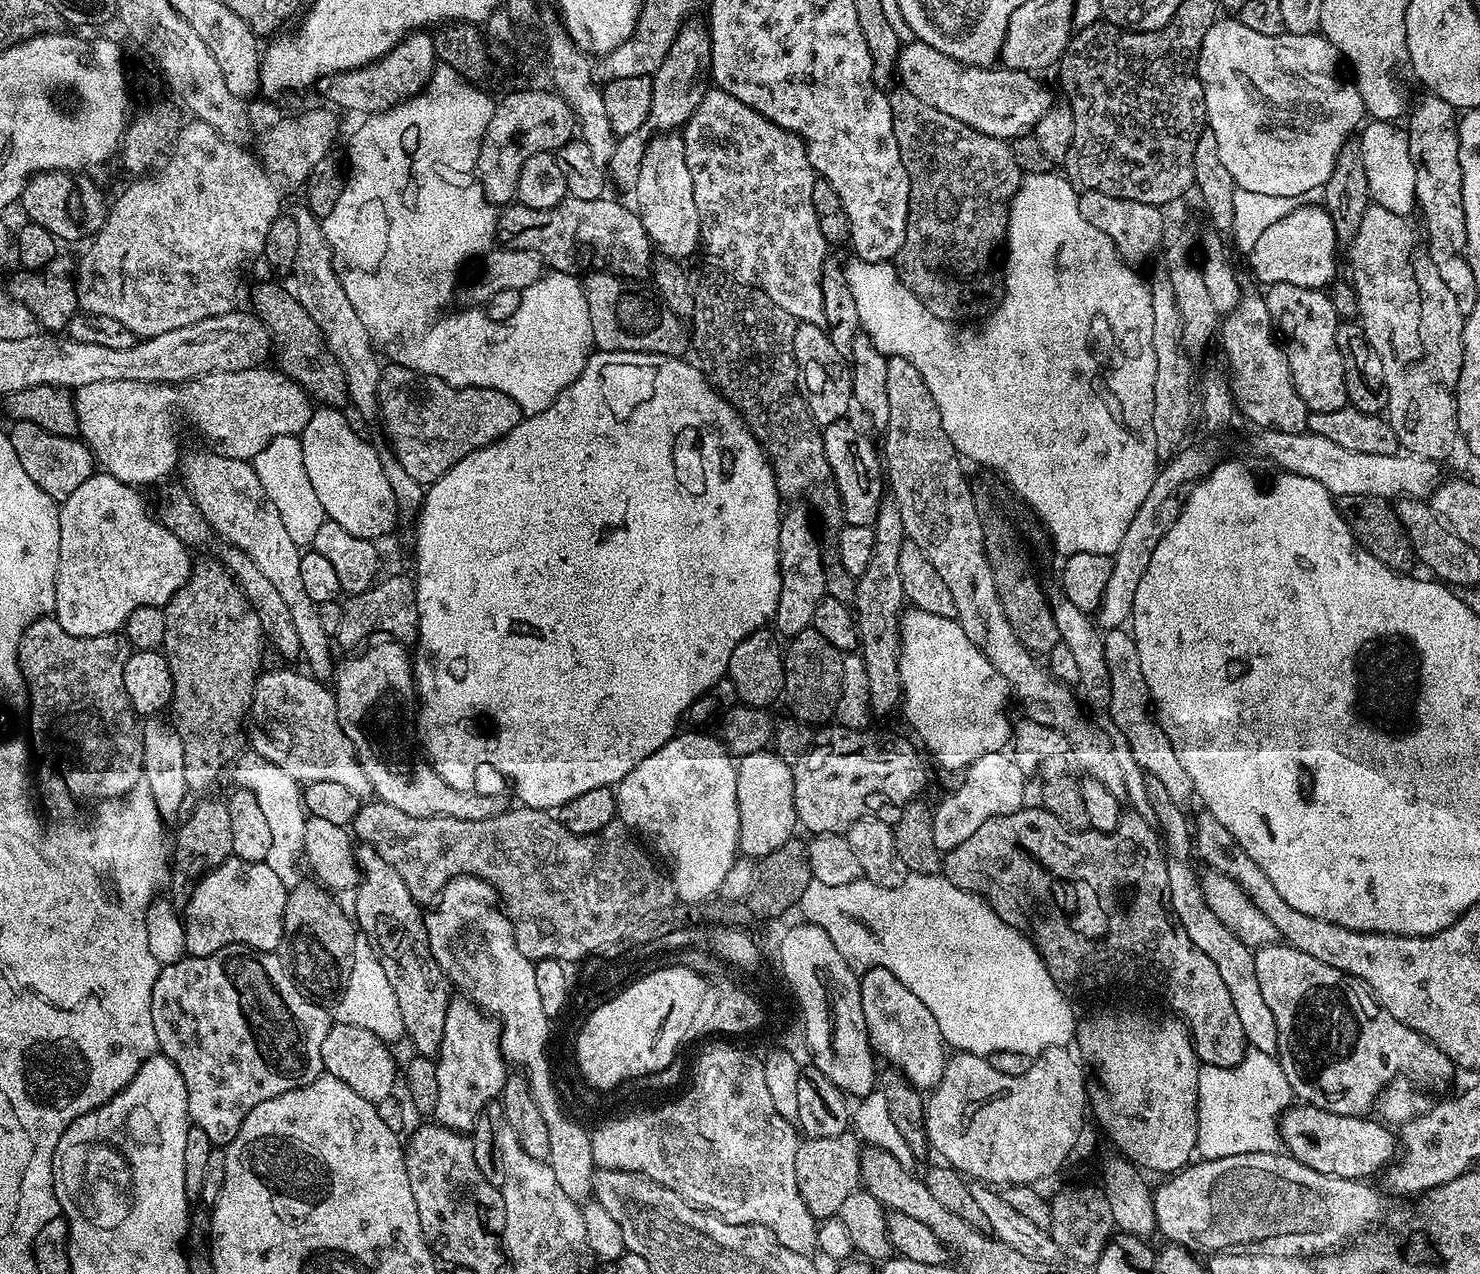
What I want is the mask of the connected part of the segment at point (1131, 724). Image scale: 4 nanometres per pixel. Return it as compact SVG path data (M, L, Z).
M1110 628L1103 633L1105 644L1106 667L1109 671L1110 686L1113 690L1111 719L1116 719L1122 727L1122 736L1128 740L1129 749L1141 770L1149 776L1158 778L1162 786L1166 786L1170 798L1181 806L1187 805L1188 796L1193 795L1190 774L1182 770L1182 762L1178 762L1178 754L1174 754L1174 746L1170 746L1170 738L1156 721L1152 706L1152 695L1146 686L1146 677L1142 675L1142 661L1138 658L1138 646L1134 642L1131 631L1124 628Z

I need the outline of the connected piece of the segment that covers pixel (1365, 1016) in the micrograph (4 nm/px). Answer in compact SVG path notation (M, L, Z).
M1287 942L1258 947L1254 955L1258 990L1266 1006L1270 1006L1270 1014L1274 1014L1274 1026L1278 1030L1276 1056L1297 1101L1334 1114L1364 1116L1367 1108L1371 1109L1377 1103L1377 1097L1397 1074L1416 1082L1421 1080L1424 1084L1433 1084L1436 1088L1442 1087L1451 1078L1454 1073L1452 1059L1432 1041L1425 1040L1419 1032L1398 1022L1381 1008L1376 997L1357 977L1334 970L1334 966L1326 966L1326 962L1310 958L1310 954L1302 954L1302 950Z

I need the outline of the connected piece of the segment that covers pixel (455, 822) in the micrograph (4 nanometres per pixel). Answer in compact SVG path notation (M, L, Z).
M372 798L367 802L361 803L350 828L357 841L368 844L374 850L378 850L378 854L382 858L386 858L386 862L390 862L390 866L394 866L394 870L398 870L398 878L402 878L402 882L406 882L406 890L410 890L410 894L417 902L425 902L424 900L428 900L427 902L435 901L436 897L448 884L448 881L453 880L456 876L476 876L479 880L486 881L494 889L496 895L499 896L501 905L514 926L514 938L516 939L518 950L522 950L522 954L526 954L526 958L533 962L538 960L563 960L565 962L576 960L575 962L580 962L585 958L591 958L603 953L609 945L620 944L627 937L630 928L635 923L638 923L640 919L645 918L646 914L651 914L654 910L665 909L666 906L675 904L678 900L671 875L664 873L663 876L656 869L657 861L655 859L652 861L636 845L637 837L633 835L625 824L619 822L607 824L602 830L598 830L589 836L579 836L570 830L566 830L566 826L562 826L562 822L558 822L551 811L543 808L512 806L507 812L500 813L497 816L482 818L481 821L467 821L466 818L454 818L453 816L426 817L423 814L417 814L415 811L398 810L397 807L390 806L382 800Z

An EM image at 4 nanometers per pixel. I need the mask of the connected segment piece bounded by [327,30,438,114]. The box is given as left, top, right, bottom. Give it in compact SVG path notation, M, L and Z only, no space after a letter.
M427 31L412 32L404 37L399 44L389 50L380 60L372 64L366 64L362 68L351 68L349 72L337 72L335 76L327 81L328 92L336 104L349 108L352 112L364 112L360 114L371 114L374 112L385 112L388 108L410 99L427 84L432 72L438 67L436 51L432 36Z

